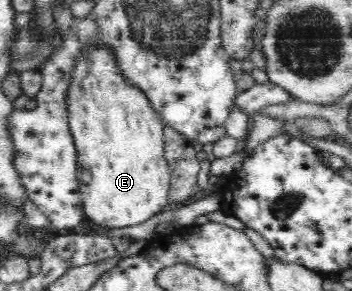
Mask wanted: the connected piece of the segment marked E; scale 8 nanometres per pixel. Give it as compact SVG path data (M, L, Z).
M84 41L84 45L80 45L80 51L76 53L76 58L73 59L74 65L68 73L68 87L64 91L65 106L68 114L68 130L73 138L77 159L76 161L76 180L78 181L79 194L82 198L85 215L88 219L94 221L99 226L110 228L127 227L136 225L150 219L153 215L159 213L164 206L170 203L169 191L171 188L170 169L167 167L167 161L164 158L165 138L163 135L163 125L160 114L156 112L152 106L151 98L136 85L134 81L126 76L123 72L122 61L119 61L118 49L115 48L115 42Z

